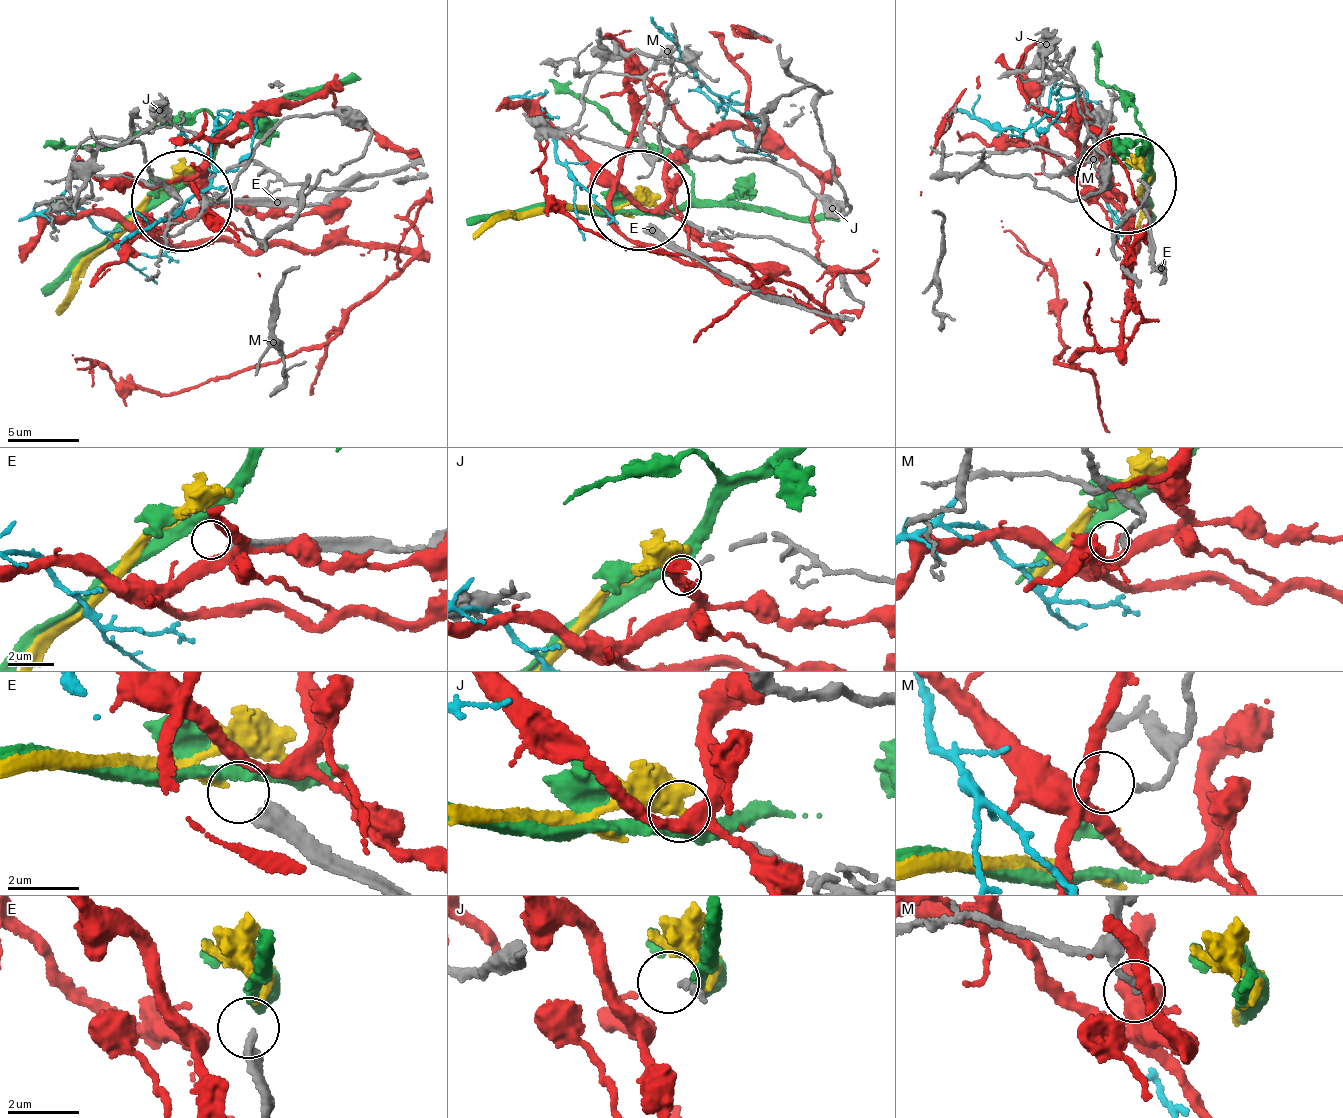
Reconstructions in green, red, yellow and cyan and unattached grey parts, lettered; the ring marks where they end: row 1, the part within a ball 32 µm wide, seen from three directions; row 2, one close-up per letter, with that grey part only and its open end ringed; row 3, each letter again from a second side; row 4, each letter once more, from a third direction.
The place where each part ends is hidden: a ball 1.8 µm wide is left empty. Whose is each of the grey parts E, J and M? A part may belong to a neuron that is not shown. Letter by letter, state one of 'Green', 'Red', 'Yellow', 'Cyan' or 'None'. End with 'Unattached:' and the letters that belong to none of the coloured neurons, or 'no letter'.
E: Yellow
J: None
M: None
Unattached: J, M

